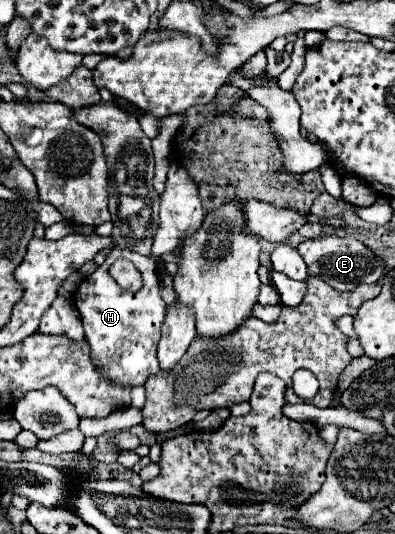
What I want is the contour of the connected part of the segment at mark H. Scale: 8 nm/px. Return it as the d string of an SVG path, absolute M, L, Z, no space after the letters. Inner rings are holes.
M113 248L107 254L105 264L87 276L73 292L73 302L79 310L85 328L85 340L91 346L93 360L111 382L141 386L149 376L159 372L157 340L161 336L161 324L165 318L165 302L159 294L157 264L151 258L141 256L129 248ZM117 258L127 258L139 268L145 286L137 294L121 290L119 284L109 276L109 266Z

